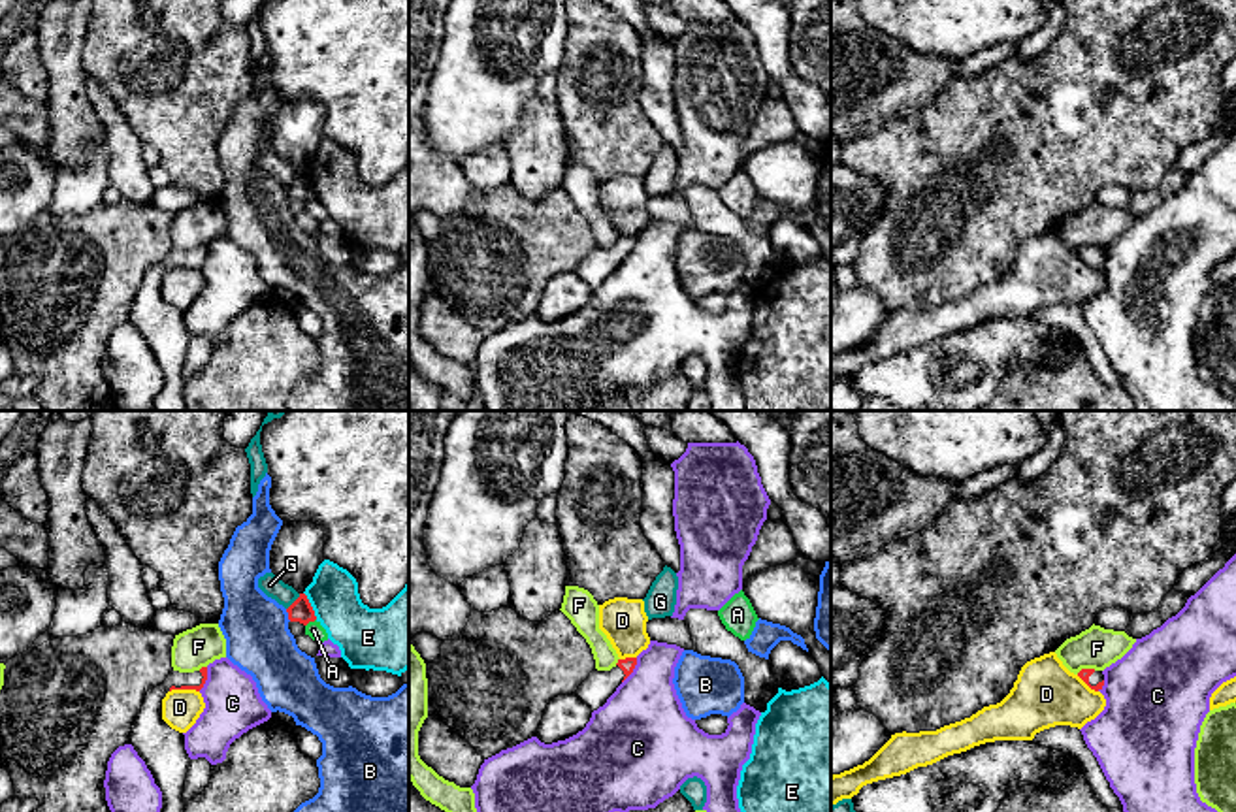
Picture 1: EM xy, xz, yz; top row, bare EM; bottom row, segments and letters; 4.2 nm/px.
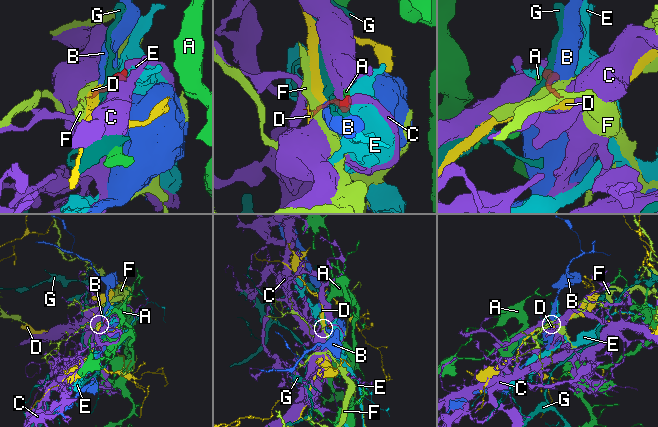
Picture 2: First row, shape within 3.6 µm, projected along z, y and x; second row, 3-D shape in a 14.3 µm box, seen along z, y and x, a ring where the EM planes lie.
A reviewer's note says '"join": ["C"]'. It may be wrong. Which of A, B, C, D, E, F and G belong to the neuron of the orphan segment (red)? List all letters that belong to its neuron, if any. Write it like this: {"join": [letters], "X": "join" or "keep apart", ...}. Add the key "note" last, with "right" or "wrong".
{"join": [], "A": "keep apart", "B": "keep apart", "C": "keep apart", "D": "keep apart", "E": "keep apart", "F": "keep apart", "G": "keep apart", "note": "wrong"}

